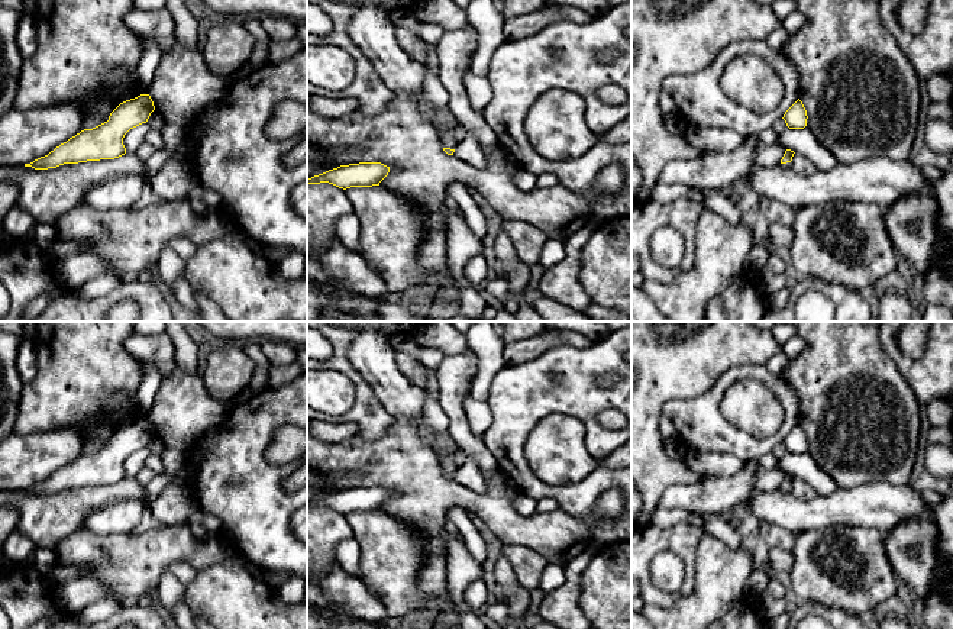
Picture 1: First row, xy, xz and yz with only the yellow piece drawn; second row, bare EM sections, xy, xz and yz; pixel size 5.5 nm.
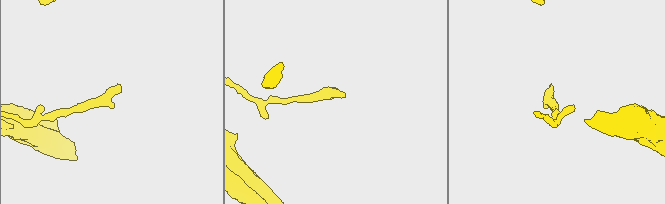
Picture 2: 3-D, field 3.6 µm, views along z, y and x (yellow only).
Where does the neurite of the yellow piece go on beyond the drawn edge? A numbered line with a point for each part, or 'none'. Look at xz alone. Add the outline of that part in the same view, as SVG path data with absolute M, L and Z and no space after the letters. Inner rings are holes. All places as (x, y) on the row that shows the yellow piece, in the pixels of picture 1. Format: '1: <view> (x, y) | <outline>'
1: xz (469, 151) | M468 128L463 129L466 132L465 138L456 145L453 157L476 168L485 168L487 157L482 152L475 135Z

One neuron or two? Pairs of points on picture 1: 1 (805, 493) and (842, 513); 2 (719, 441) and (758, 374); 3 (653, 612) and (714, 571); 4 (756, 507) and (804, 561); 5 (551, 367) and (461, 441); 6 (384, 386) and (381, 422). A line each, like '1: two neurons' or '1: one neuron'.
1: two neurons
2: one neuron
3: one neuron
4: two neurons
5: two neurons
6: two neurons

